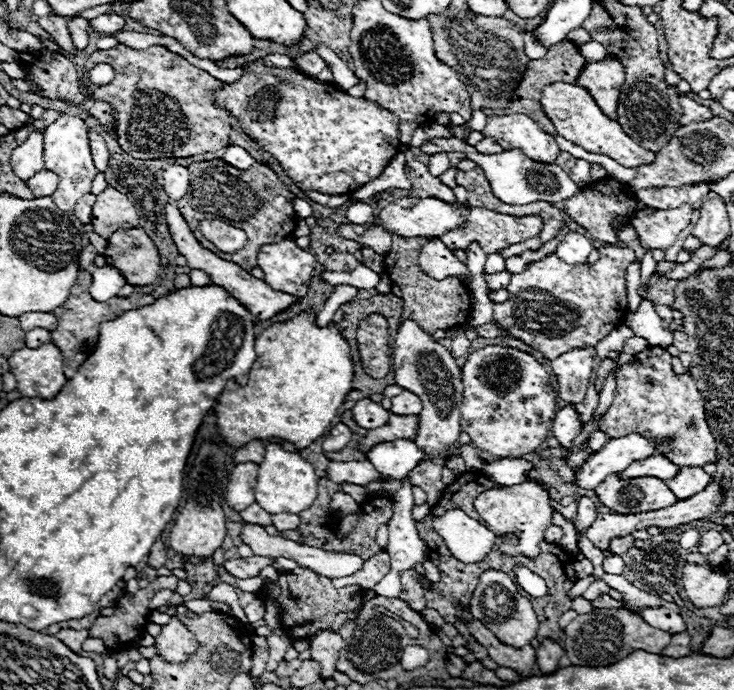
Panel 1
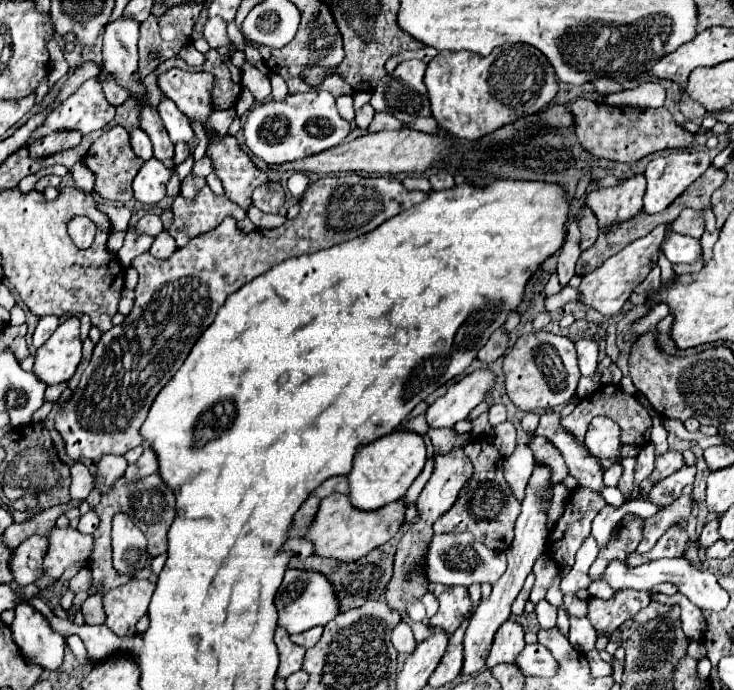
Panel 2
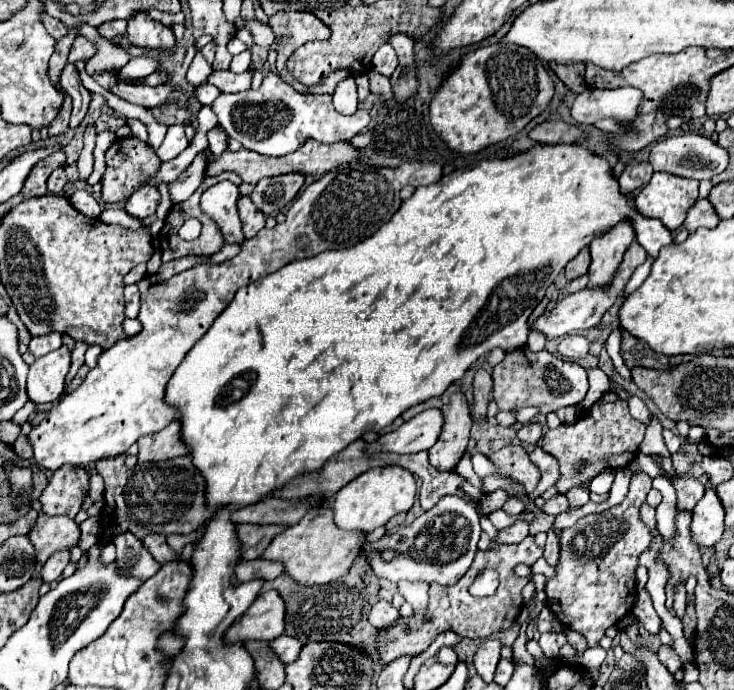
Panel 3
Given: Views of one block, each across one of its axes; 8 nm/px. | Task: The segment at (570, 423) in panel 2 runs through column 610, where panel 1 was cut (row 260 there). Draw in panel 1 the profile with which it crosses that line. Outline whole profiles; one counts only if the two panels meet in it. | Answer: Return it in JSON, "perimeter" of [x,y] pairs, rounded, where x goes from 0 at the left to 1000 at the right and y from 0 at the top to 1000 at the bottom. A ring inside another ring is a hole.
{"perimeter":[[[534,339],[534,359],[526,368],[523,388],[531,400],[531,406],[540,409],[542,417],[548,420],[550,443],[548,443],[545,467],[564,464],[583,487],[589,487],[594,478],[610,478],[610,475],[627,472],[638,464],[640,426],[638,426],[635,412],[627,403],[610,400],[605,406],[591,406],[575,394],[575,388],[569,383],[575,351],[580,351],[580,345],[548,345],[542,339]]]}

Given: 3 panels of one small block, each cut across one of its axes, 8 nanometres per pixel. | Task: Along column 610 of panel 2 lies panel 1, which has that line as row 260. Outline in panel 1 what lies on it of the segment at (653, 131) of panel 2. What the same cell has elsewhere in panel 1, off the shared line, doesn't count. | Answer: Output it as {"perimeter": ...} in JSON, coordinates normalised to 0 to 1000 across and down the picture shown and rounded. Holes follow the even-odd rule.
{"perimeter":[[[193,330],[161,333],[150,342],[142,374],[161,388],[180,414],[202,414],[218,391],[218,368],[213,354]]]}

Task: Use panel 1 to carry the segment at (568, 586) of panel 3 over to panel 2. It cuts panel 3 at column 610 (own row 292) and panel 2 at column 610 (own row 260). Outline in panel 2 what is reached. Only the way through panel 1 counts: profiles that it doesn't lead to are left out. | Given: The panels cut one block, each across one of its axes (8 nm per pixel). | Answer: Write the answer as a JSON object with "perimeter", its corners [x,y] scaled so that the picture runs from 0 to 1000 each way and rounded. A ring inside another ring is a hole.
{"perimeter":[[[864,751],[858,757],[845,757],[837,771],[834,771],[834,780],[831,786],[826,788],[826,794],[817,794],[815,800],[815,809],[809,812],[809,817],[804,820],[804,838],[807,841],[815,841],[820,838],[826,820],[834,814],[834,812],[845,812],[853,817],[856,806],[866,797],[866,791],[872,788],[875,783],[875,751]],[[839,855],[834,867],[801,867],[798,896],[815,916],[834,919],[845,904],[861,896],[866,887],[886,875],[883,858],[872,855]]]}

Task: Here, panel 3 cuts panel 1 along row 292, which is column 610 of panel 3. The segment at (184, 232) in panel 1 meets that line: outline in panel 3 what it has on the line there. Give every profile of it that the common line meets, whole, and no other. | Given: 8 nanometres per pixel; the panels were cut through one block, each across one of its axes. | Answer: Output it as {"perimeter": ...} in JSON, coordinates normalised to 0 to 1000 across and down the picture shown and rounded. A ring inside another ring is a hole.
{"perimeter":[[[845,322],[842,328],[831,330],[823,342],[804,354],[807,383],[801,391],[801,412],[798,417],[828,417],[842,394],[850,365],[864,351],[864,333],[856,322]]]}

